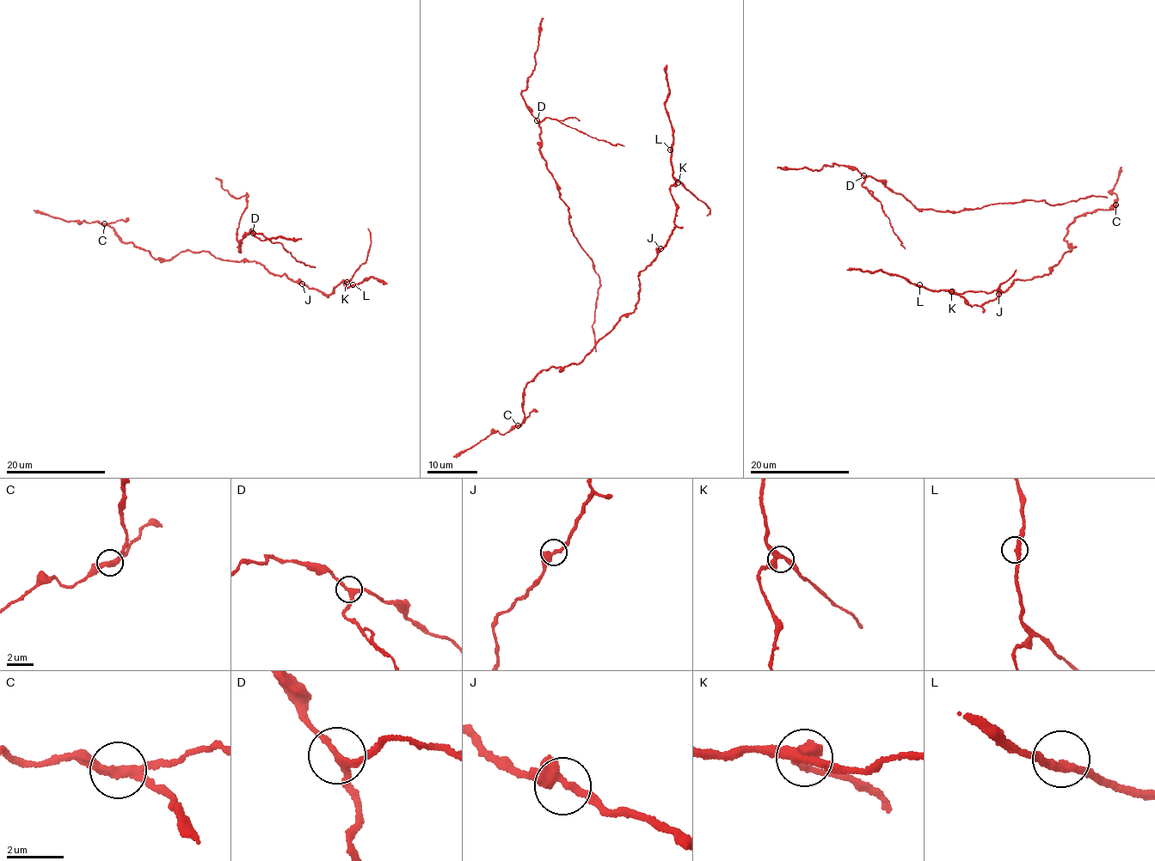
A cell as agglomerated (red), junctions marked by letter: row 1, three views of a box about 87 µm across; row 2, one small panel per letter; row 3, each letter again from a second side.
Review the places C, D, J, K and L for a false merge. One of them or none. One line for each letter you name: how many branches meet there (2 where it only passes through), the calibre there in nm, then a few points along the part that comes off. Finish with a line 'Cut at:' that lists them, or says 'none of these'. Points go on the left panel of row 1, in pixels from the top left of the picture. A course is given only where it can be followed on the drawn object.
C: Branches: 3. Thickness 300 nm. Course of the part to remove: (104, 224), (128, 217)
Cut at: C

